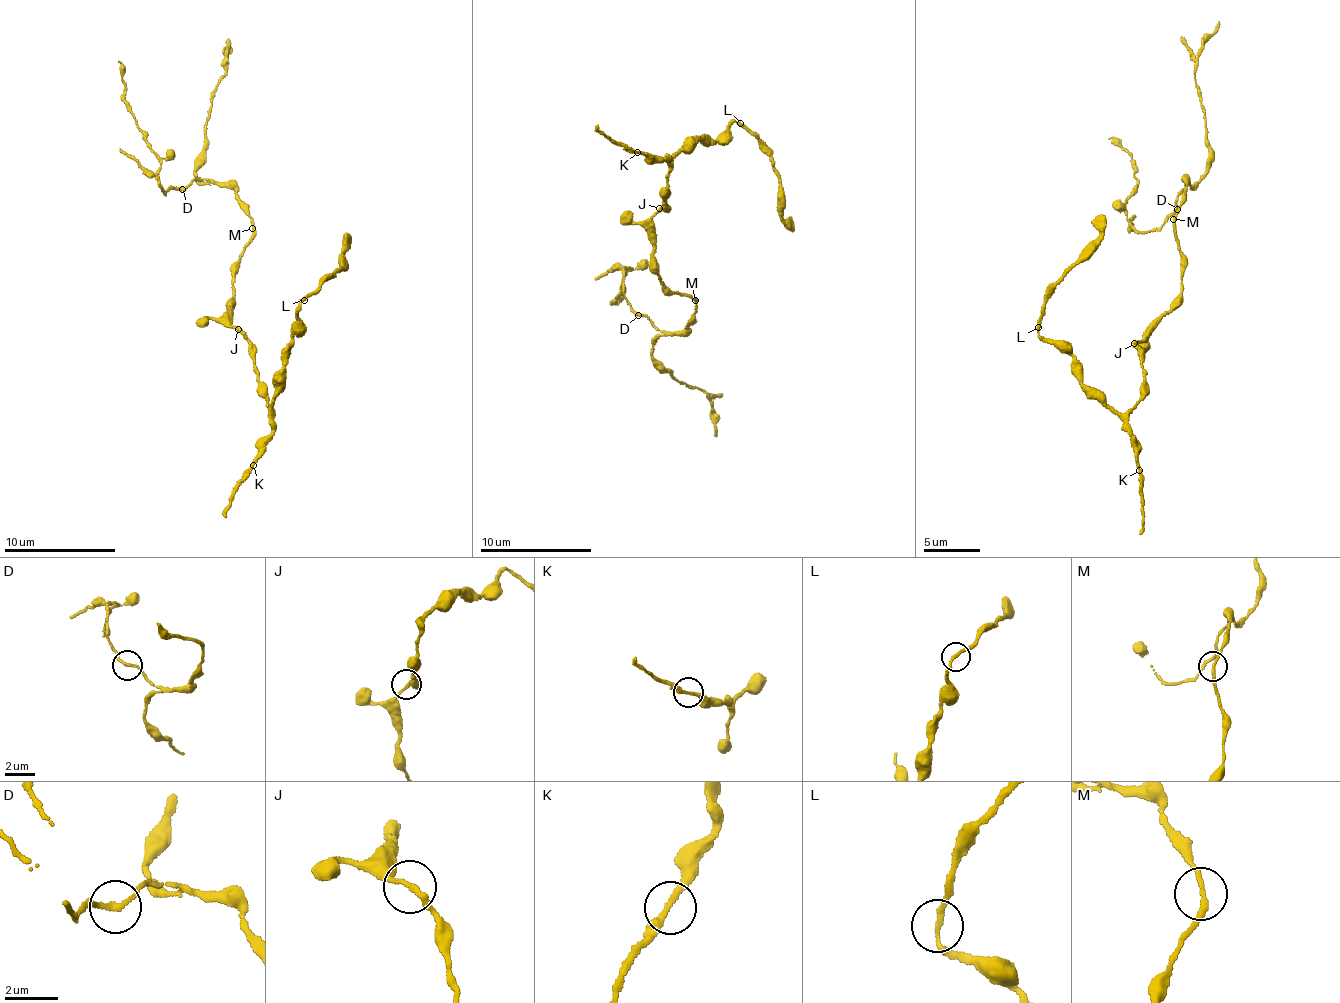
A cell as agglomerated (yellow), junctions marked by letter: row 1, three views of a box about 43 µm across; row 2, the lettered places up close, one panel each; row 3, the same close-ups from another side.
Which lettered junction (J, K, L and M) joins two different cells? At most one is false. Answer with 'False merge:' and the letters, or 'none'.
False merge: M

